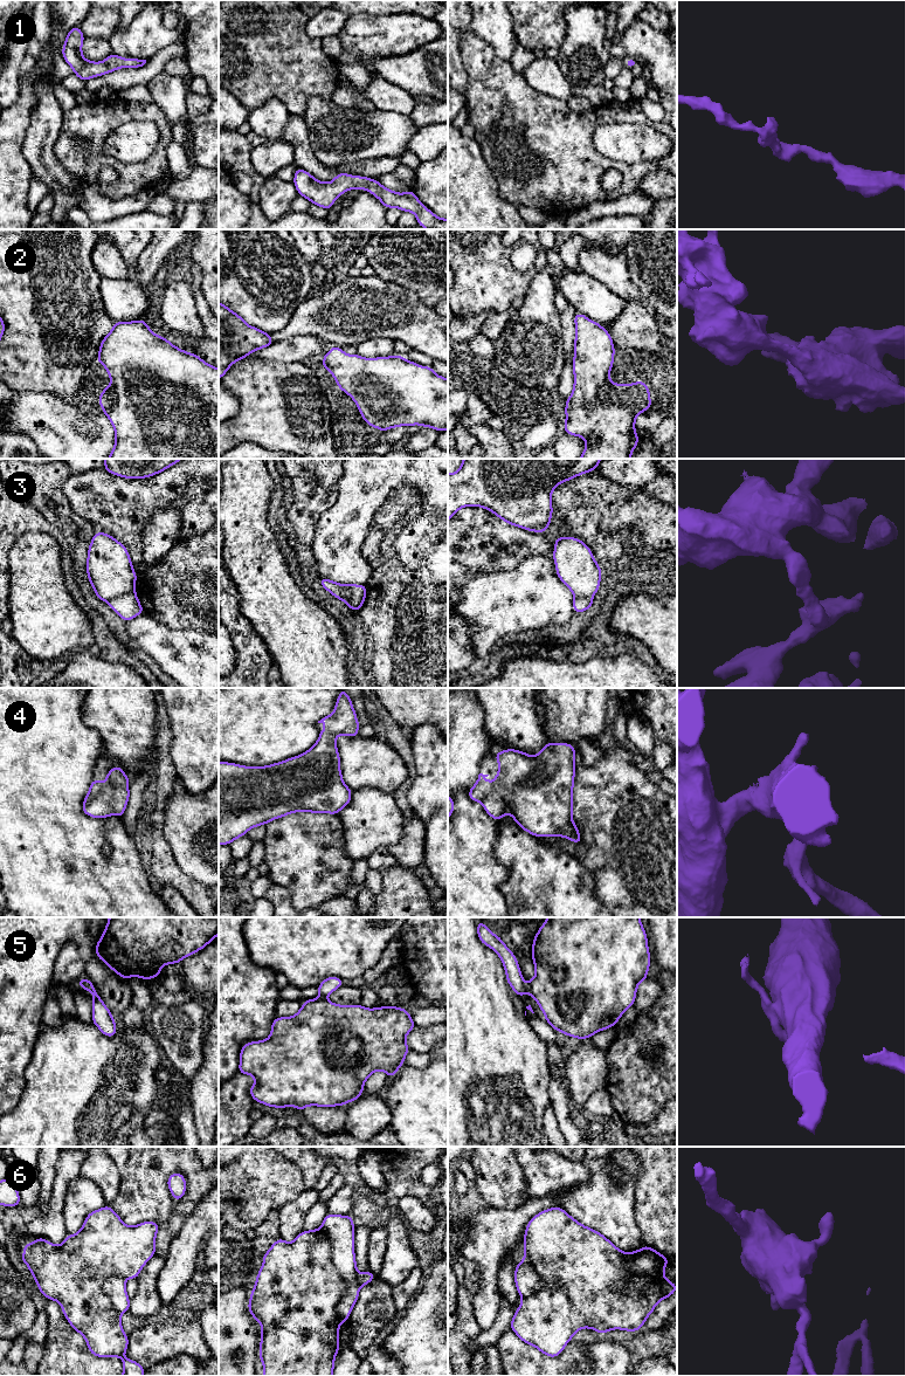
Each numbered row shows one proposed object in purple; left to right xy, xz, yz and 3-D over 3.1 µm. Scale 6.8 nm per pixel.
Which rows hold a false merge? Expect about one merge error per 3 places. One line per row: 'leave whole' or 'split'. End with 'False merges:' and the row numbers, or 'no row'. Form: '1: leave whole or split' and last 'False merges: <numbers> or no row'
1: leave whole
2: leave whole
3: split
4: leave whole
5: split
6: split
False merges: 3, 5, 6

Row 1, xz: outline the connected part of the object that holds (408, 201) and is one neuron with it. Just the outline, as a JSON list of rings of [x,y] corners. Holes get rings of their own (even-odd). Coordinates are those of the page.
[[[296,168],[293,185],[300,197],[306,198],[313,205],[331,209],[333,202],[343,193],[361,188],[376,197],[386,208],[399,208],[402,212],[412,212],[417,218],[417,225],[427,229],[448,229],[448,219],[436,216],[429,211],[410,190],[398,193],[386,188],[375,179],[347,173],[338,173],[331,183],[317,180],[308,171]]]

